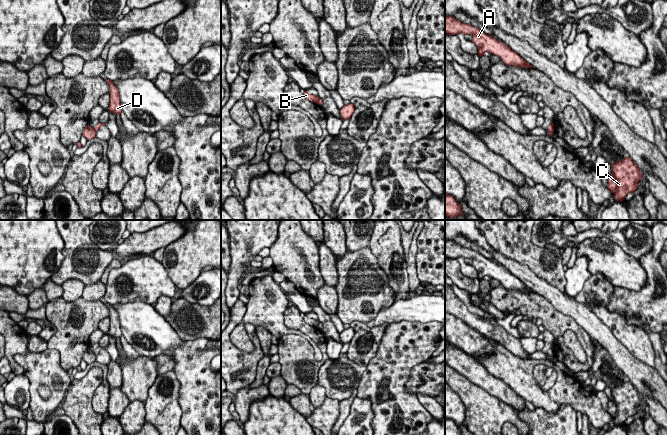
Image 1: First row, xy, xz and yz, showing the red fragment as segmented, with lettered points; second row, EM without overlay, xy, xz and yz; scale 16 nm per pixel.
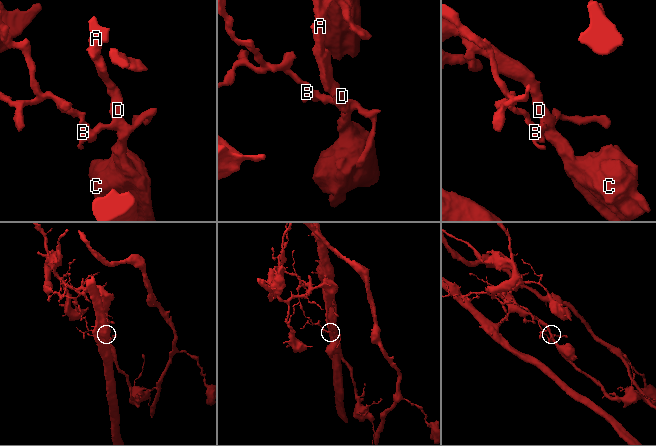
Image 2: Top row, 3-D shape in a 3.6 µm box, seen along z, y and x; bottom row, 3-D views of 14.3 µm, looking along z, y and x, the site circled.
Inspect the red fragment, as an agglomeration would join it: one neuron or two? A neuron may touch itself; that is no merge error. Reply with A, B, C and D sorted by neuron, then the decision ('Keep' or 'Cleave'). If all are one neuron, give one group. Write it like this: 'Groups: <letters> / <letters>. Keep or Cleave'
Groups: A C D / B. Cleave

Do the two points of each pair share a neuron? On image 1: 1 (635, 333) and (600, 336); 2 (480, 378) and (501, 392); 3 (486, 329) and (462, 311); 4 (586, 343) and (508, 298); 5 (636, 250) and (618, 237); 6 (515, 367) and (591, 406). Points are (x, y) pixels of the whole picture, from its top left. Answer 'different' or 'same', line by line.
1: different
2: same
3: same
4: same
5: same
6: same

